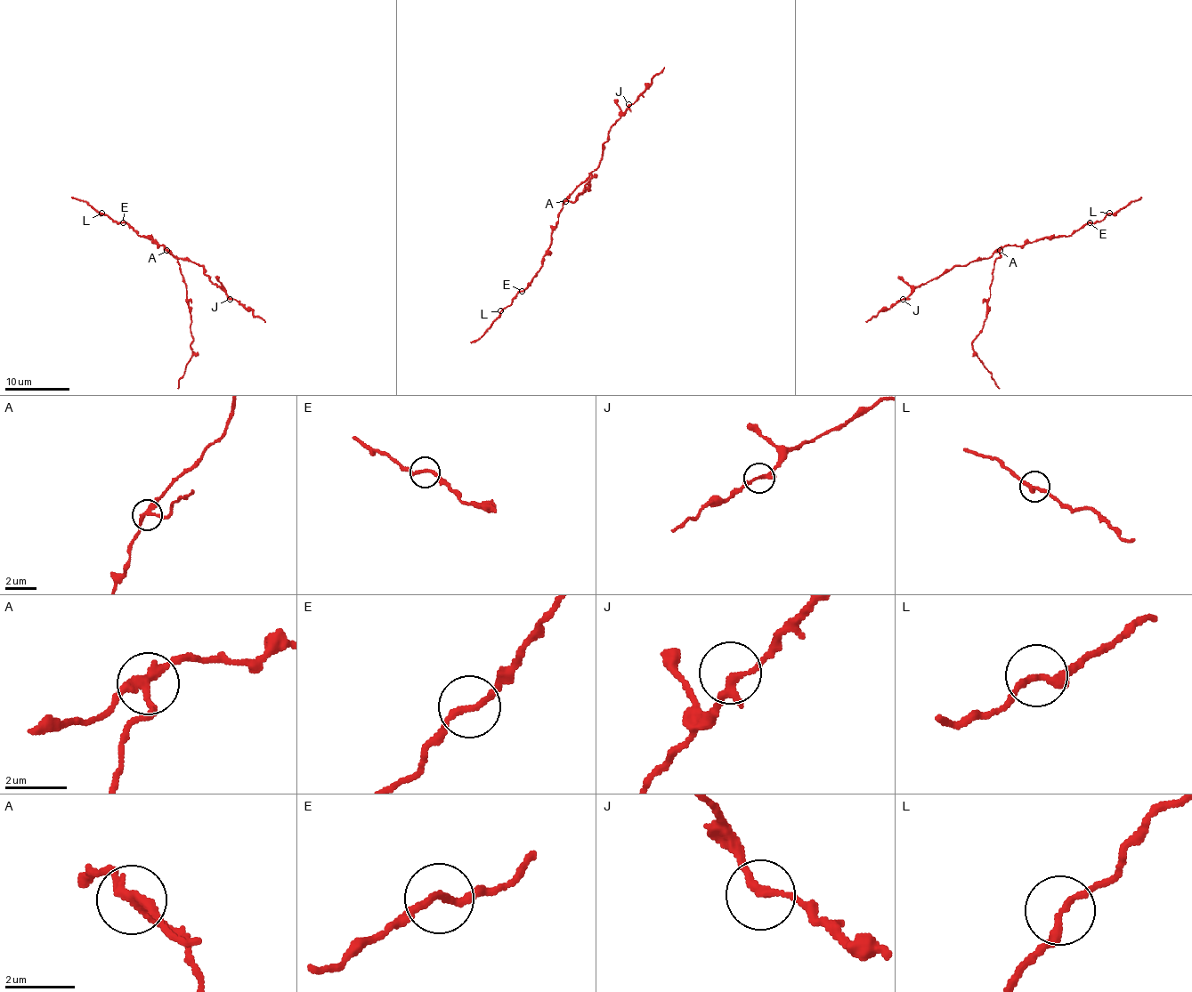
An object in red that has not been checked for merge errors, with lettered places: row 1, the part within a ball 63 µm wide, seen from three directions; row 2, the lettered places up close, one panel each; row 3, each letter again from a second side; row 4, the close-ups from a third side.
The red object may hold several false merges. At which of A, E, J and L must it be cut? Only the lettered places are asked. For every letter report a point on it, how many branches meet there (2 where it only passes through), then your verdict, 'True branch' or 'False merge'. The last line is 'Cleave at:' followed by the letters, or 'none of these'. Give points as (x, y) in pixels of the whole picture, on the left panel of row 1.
A: Place: (166, 250). Branches: 3. False merge
E: Place: (123, 222). Branches: 2. True branch
J: Place: (230, 299). Branches: 2. True branch
L: Place: (101, 213). Branches: 2. False merge
Cleave at: A, L

